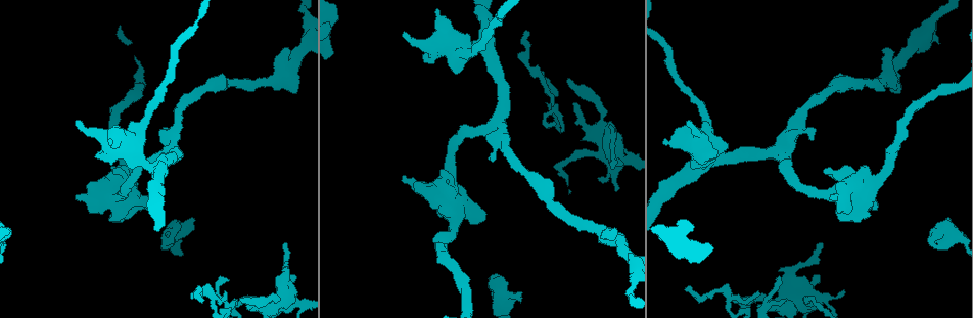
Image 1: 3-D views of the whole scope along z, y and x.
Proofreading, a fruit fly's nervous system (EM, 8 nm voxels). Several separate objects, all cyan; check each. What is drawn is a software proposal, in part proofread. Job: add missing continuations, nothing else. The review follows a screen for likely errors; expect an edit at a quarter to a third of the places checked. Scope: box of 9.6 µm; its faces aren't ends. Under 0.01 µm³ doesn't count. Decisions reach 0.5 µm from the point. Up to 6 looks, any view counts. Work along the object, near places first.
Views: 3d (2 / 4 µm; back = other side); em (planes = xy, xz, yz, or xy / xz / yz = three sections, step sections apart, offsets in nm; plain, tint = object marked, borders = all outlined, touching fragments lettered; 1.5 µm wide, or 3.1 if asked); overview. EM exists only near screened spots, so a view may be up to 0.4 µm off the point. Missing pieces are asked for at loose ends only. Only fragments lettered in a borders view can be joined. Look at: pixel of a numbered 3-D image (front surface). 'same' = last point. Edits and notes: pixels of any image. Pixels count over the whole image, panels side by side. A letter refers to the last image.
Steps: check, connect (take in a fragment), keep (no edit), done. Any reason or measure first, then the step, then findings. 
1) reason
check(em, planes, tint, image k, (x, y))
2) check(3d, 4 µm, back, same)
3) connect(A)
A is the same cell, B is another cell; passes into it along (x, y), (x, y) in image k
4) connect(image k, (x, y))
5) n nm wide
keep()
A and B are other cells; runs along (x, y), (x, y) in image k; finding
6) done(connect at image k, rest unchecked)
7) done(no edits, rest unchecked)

branch stops here
check(3d, 2 µm, image 1, (403, 34))

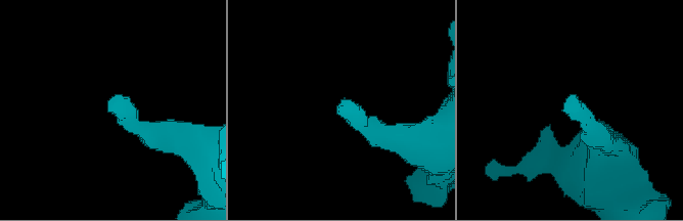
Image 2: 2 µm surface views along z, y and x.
need the tissue
check(em, planes, borders, image 2, (574, 96))

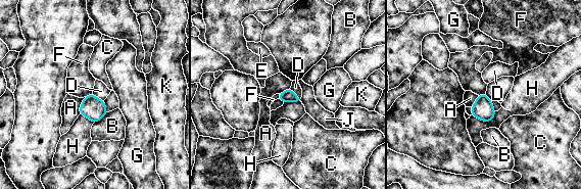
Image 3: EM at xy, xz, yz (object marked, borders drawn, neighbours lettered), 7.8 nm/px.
keep()
A, B, C, D, E, F, G, H, J and K are other cells; border along (290, 88), (300, 98) in image 3; no lettered fragment goes on from it

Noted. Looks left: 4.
free end
check(em, yz, step 8, tint, image 1, (75, 196))

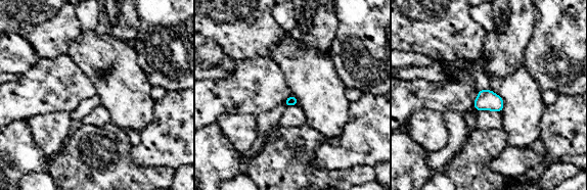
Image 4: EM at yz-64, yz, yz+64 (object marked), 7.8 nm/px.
check(em, planes, borders, same)

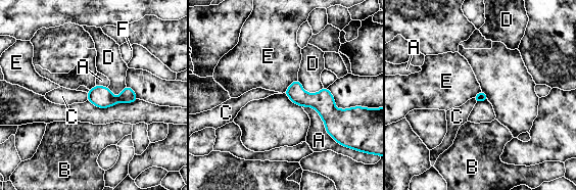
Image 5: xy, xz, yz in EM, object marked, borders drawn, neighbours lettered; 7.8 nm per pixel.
keep()
A, B, C, D, E and F are other cells; none of them fits

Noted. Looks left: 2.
branch stops here
check(3d, 4 µm, back, image 1, (931, 239))

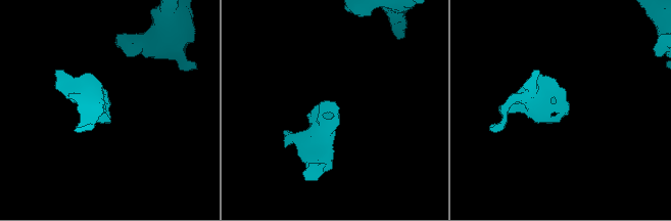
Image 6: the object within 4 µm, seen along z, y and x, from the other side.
shape alone is not enough
check(em, planes, borders, image 6, (338, 110))

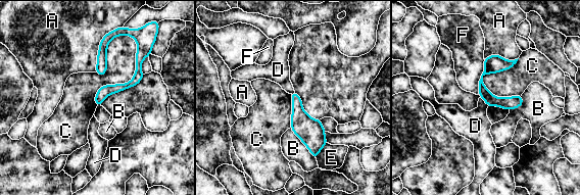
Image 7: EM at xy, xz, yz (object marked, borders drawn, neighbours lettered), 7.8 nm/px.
keep()
A, B, C, D, E and F are other cells; border along (130, 35), (135, 74), (96, 105) in image 7; no lettered fragment goes on from it

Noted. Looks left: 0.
done(no edits, rest unchecked)

